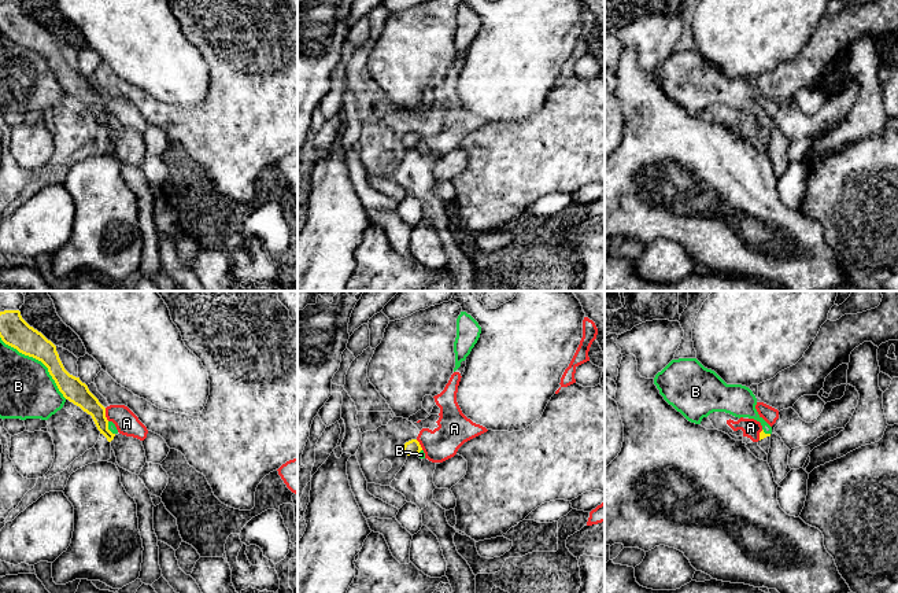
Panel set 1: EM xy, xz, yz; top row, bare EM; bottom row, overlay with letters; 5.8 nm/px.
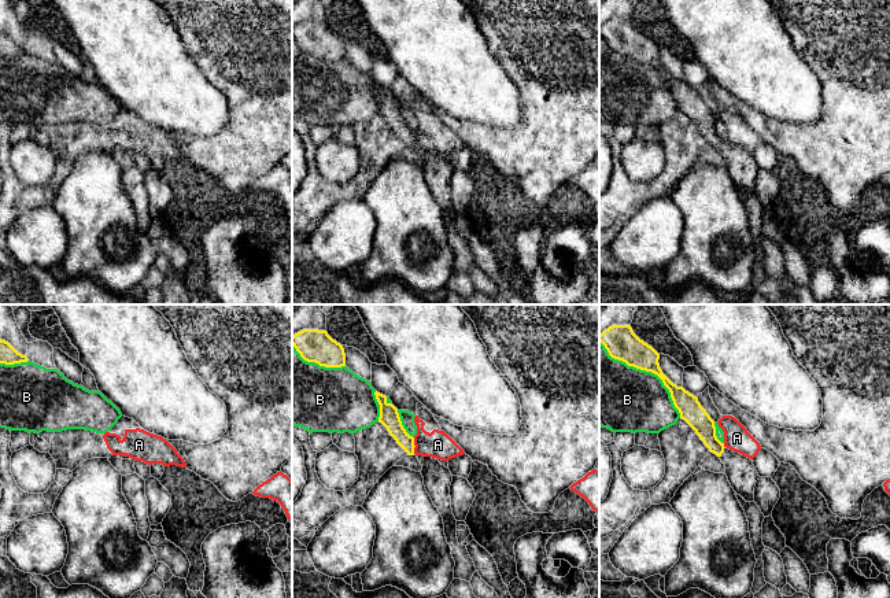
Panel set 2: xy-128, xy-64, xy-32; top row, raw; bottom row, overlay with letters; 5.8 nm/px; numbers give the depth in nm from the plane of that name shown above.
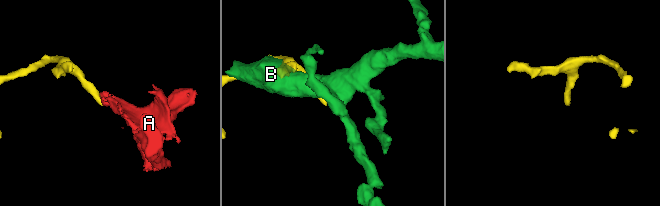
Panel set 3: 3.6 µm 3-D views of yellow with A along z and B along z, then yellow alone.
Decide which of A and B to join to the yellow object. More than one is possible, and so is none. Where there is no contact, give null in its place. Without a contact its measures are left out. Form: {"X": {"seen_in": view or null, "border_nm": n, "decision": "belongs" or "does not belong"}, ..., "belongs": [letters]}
{"A": {"seen_in": "xy", "border_nm": 80, "decision": "does not belong"}, "B": {"seen_in": "xy", "border_nm": 550, "decision": "does not belong"}, "belongs": []}

